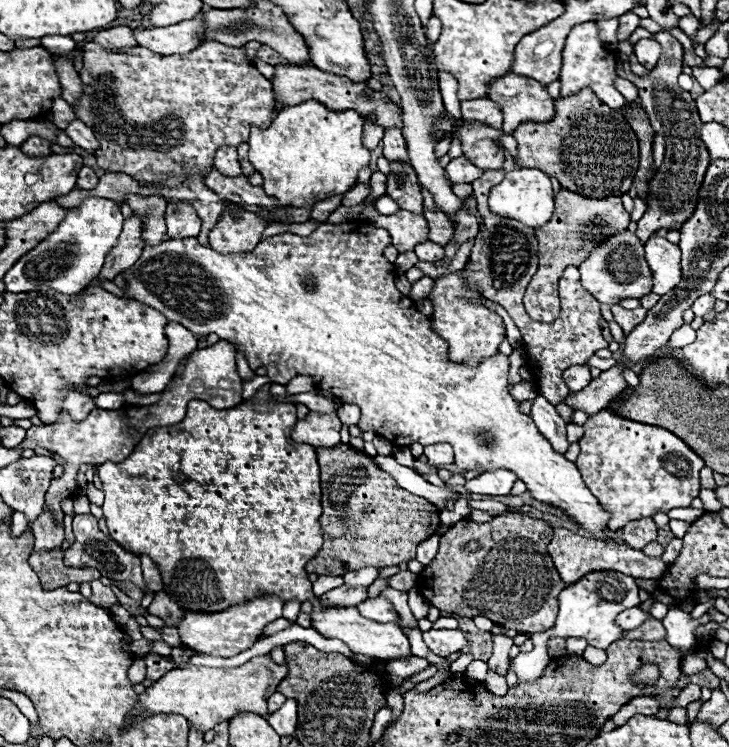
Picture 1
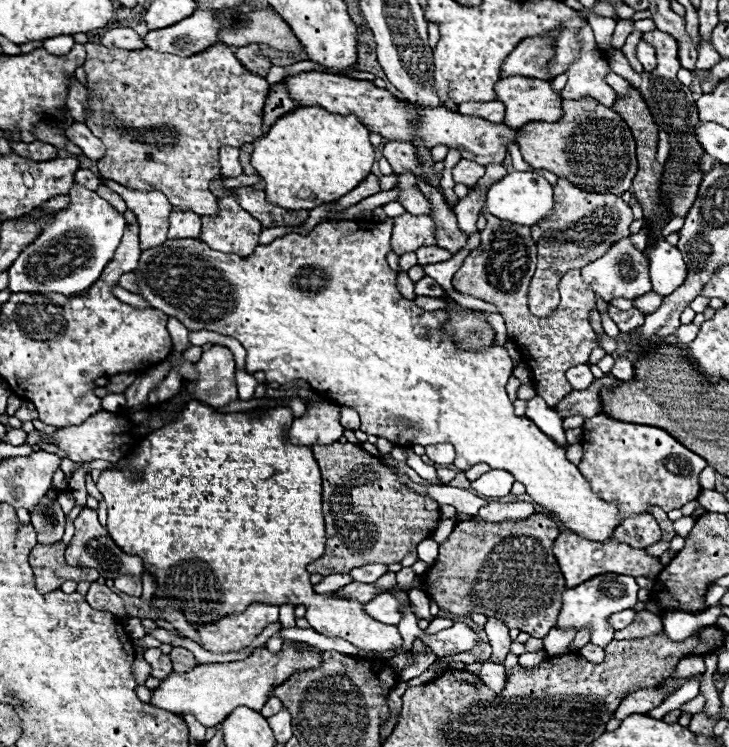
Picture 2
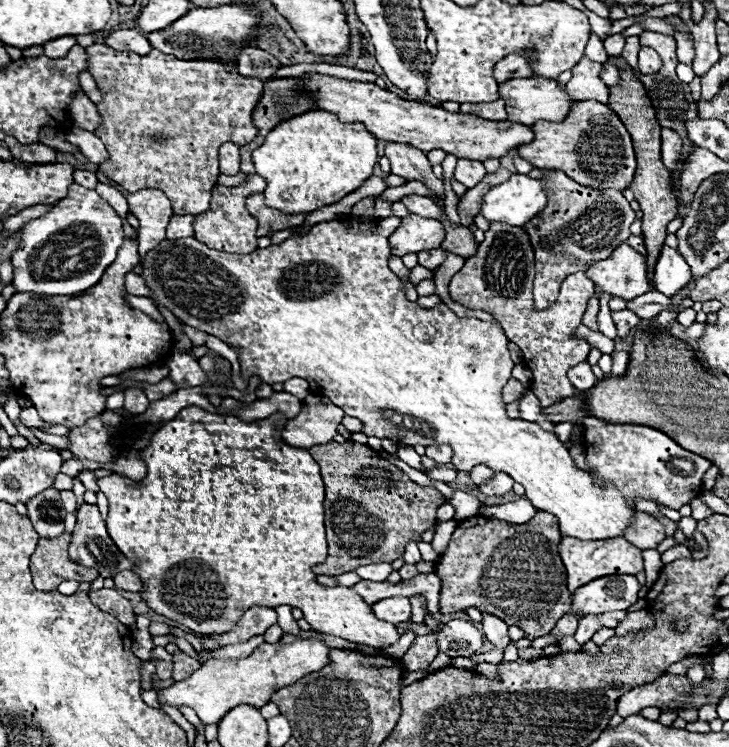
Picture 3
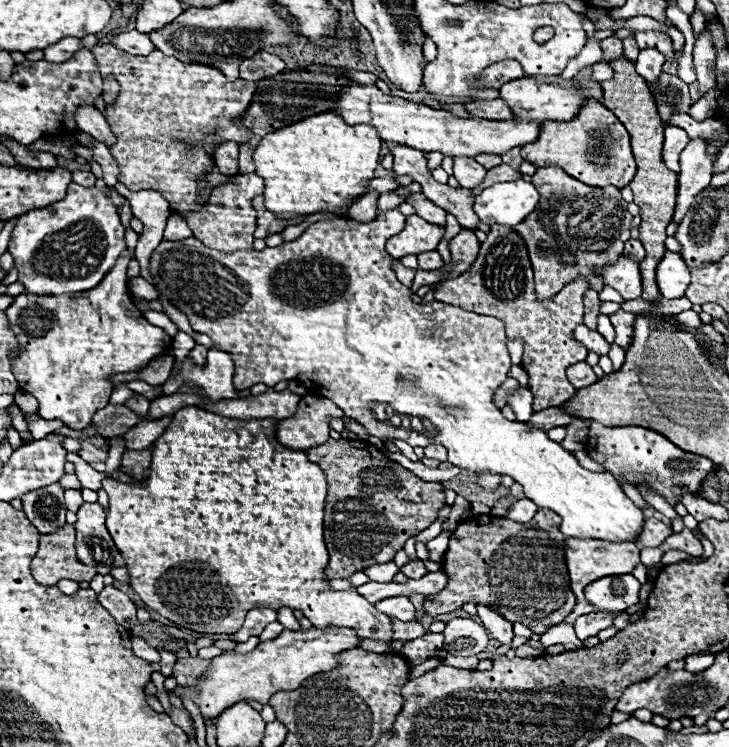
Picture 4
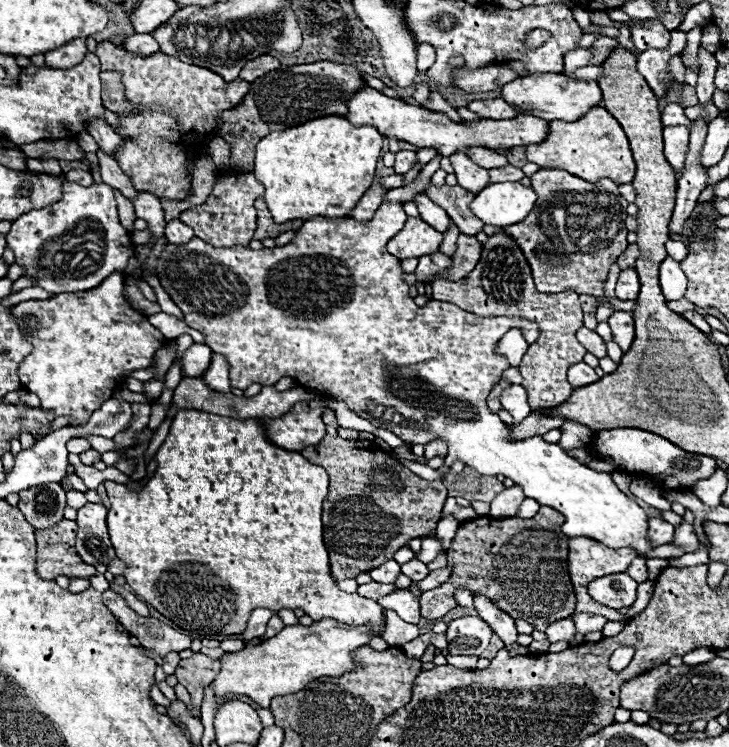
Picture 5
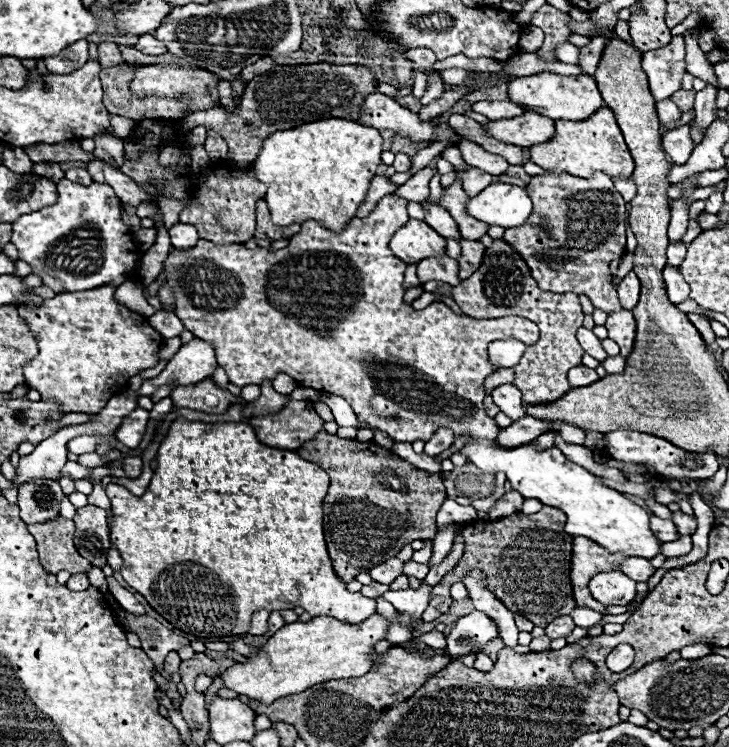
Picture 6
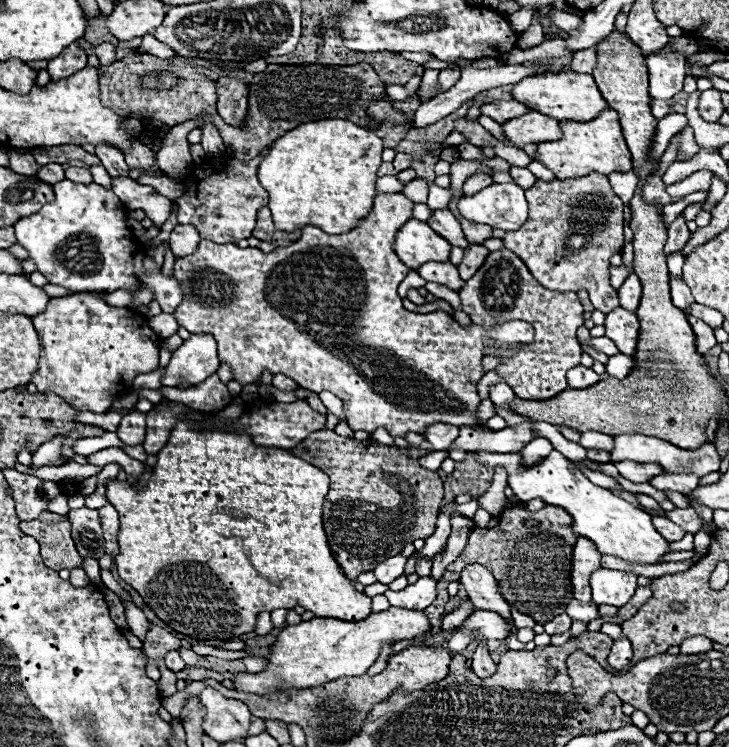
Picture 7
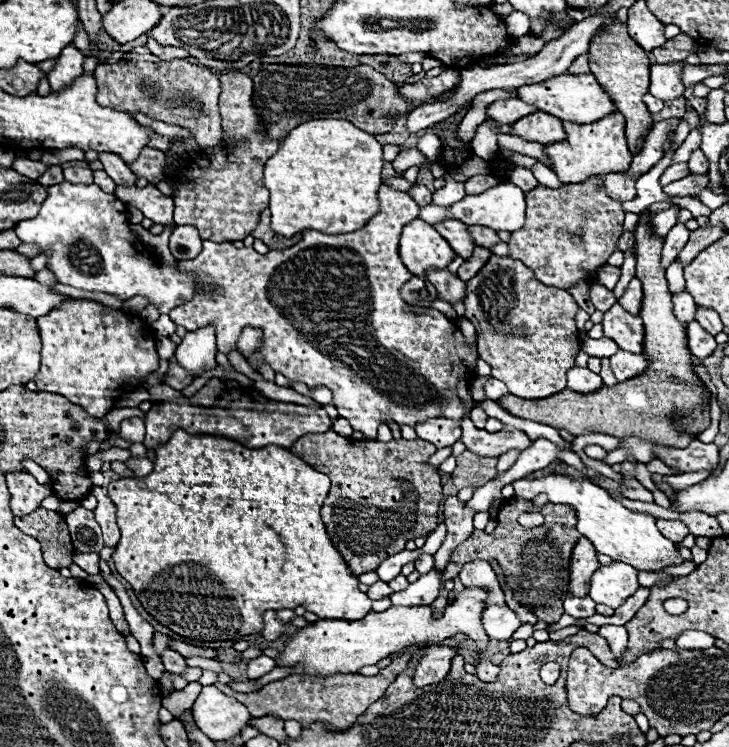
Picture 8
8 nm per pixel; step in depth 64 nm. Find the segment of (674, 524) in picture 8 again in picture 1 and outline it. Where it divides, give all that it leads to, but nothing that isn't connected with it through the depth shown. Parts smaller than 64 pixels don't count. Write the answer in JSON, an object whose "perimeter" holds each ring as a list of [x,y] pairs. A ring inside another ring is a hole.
{"perimeter":[[[640,518],[640,520],[632,520],[628,522],[624,528],[620,528],[620,532],[606,530],[608,539],[620,540],[636,550],[642,550],[646,544],[654,542],[658,538],[658,528],[654,524],[652,518]]]}

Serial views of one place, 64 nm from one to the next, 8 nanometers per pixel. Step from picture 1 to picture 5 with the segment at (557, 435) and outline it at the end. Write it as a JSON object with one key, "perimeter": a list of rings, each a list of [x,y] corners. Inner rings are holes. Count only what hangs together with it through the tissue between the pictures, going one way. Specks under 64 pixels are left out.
{"perimeter":[[[512,384],[512,386],[508,386],[508,388],[502,390],[500,404],[502,404],[504,410],[508,410],[512,414],[514,422],[524,420],[532,412],[532,408],[528,406],[526,390],[522,386],[518,386],[518,384]]]}

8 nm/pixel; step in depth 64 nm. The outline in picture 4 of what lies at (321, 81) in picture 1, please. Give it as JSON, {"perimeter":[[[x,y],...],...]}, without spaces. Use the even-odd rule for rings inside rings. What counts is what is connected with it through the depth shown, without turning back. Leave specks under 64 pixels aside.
{"perimeter":[[[350,84],[336,98],[338,114],[348,124],[370,124],[386,142],[406,144],[422,152],[442,152],[444,156],[476,156],[476,154],[504,154],[516,146],[536,142],[540,138],[540,122],[536,120],[480,120],[458,118],[448,110],[436,110],[424,104],[414,104],[398,96],[382,94],[376,86]]]}

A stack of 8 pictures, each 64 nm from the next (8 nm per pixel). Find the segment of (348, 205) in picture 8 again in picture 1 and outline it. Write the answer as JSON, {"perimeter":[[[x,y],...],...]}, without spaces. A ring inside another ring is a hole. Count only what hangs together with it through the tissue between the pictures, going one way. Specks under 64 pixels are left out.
{"perimeter":[[[308,100],[280,110],[266,130],[252,126],[248,140],[250,144],[248,158],[252,166],[262,174],[264,178],[262,188],[268,192],[268,196],[276,196],[280,204],[296,204],[296,208],[300,208],[300,204],[316,204],[320,200],[344,194],[352,186],[356,186],[358,172],[370,164],[370,150],[362,142],[362,132],[364,120],[354,110],[332,112],[320,102]]]}

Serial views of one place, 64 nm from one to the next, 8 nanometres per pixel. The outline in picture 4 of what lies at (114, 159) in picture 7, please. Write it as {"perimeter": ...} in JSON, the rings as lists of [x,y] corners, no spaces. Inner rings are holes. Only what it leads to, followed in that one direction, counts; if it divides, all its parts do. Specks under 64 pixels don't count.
{"perimeter":[[[80,106],[76,110],[76,124],[80,132],[90,134],[92,138],[100,140],[102,144],[110,146],[116,142],[116,136],[112,136],[110,124],[106,122],[106,118],[92,106]]]}

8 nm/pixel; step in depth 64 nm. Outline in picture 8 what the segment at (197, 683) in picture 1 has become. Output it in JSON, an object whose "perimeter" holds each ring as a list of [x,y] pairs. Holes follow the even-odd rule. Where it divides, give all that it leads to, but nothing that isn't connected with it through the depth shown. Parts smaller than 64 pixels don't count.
{"perimeter":[[[464,588],[454,594],[452,604],[446,604],[444,612],[436,620],[430,606],[392,606],[386,612],[370,612],[360,620],[320,620],[288,638],[276,666],[292,666],[292,674],[304,676],[356,674],[362,666],[376,664],[388,654],[400,654],[408,646],[432,646],[456,634],[466,634],[476,640],[477,653],[481,656],[489,645],[489,637],[480,620],[486,610],[486,598],[484,588]],[[480,662],[480,664],[476,666],[476,676],[478,676],[480,680],[484,680],[484,682],[496,680],[496,678],[498,678],[498,672],[500,672],[500,668],[494,666],[494,664],[490,664],[490,662]]]}

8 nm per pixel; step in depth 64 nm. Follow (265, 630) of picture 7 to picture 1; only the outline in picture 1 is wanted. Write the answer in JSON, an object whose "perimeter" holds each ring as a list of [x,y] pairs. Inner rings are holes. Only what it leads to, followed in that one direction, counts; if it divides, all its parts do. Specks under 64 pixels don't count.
{"perimeter":[[[258,596],[248,600],[242,606],[232,606],[224,612],[216,612],[216,614],[200,614],[200,612],[186,612],[184,620],[180,622],[180,638],[182,644],[194,650],[200,650],[204,654],[210,656],[236,656],[244,650],[248,650],[262,634],[264,626],[278,620],[282,616],[282,606],[284,602],[278,600],[276,596]]]}

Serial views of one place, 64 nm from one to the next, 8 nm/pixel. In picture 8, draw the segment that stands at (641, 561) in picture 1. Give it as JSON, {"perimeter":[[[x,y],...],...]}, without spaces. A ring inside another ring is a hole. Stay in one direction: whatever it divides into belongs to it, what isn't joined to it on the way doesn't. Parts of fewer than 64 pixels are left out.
{"perimeter":[[[580,538],[578,544],[572,550],[572,558],[570,558],[570,594],[572,596],[588,596],[590,590],[590,578],[592,572],[596,572],[598,568],[598,558],[596,558],[596,550],[590,544],[590,540]]]}

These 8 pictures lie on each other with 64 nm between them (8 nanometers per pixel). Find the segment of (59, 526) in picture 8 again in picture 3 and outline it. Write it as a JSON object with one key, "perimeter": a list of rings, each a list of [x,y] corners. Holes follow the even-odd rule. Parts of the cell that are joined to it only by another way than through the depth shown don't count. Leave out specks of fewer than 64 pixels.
{"perimeter":[[[64,532],[52,540],[40,538],[36,552],[30,558],[30,572],[38,590],[54,590],[62,580],[92,582],[98,572],[96,568],[84,568],[70,560],[68,546],[72,534]]]}

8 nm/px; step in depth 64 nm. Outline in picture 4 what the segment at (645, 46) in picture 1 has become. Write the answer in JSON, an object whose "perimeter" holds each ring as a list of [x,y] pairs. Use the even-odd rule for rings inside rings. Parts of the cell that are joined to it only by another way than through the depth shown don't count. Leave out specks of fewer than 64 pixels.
{"perimeter":[[[654,48],[640,50],[640,56],[636,58],[636,72],[638,72],[642,78],[646,78],[646,82],[656,82],[658,76],[660,76],[660,72],[662,72],[662,66],[664,66],[664,64],[658,66],[656,60],[658,60],[658,62],[666,62],[666,58],[664,58],[658,50],[654,50]]]}

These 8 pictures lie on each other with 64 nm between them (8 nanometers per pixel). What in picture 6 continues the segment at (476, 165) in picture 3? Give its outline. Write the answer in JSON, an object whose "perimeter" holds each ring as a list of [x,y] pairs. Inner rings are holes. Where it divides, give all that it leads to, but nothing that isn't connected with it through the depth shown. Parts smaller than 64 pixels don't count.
{"perimeter":[[[446,148],[446,150],[442,150],[442,158],[444,160],[448,160],[452,166],[464,166],[464,160],[462,160],[462,154],[460,154],[460,150],[458,148]],[[466,168],[462,172],[462,184],[464,184],[464,190],[468,196],[476,196],[476,192],[482,192],[482,188],[492,184],[492,182],[494,182],[494,176],[486,174],[484,170]]]}

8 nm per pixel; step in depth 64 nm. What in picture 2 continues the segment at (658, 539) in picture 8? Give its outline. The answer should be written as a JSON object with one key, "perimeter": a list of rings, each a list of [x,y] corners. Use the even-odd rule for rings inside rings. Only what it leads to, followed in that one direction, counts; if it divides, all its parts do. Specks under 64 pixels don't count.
{"perimeter":[[[386,218],[384,222],[362,222],[362,220],[320,222],[320,224],[314,226],[314,230],[308,236],[288,234],[284,238],[276,238],[268,246],[258,246],[250,256],[216,252],[216,250],[208,248],[204,242],[200,242],[196,238],[166,240],[164,244],[160,244],[156,248],[148,248],[148,250],[142,252],[140,264],[134,270],[134,274],[138,276],[138,286],[142,288],[140,296],[144,296],[150,302],[152,308],[162,310],[164,314],[178,318],[188,330],[210,330],[210,332],[218,332],[222,336],[232,336],[238,342],[242,342],[242,346],[248,352],[246,354],[246,364],[244,364],[248,374],[264,372],[268,384],[272,384],[272,382],[286,384],[290,380],[304,378],[316,394],[328,398],[330,402],[334,402],[338,406],[354,408],[358,412],[360,420],[362,420],[362,426],[360,426],[362,432],[372,434],[372,436],[380,436],[380,438],[388,438],[396,446],[414,446],[414,444],[430,446],[430,444],[450,442],[456,448],[454,464],[456,464],[458,470],[470,470],[478,462],[486,462],[492,470],[506,470],[518,482],[522,482],[526,486],[526,492],[530,494],[530,498],[536,504],[540,504],[544,510],[554,514],[568,530],[572,530],[580,538],[594,540],[594,542],[604,542],[604,540],[612,538],[612,532],[622,522],[616,504],[600,500],[600,496],[596,496],[596,492],[592,492],[588,480],[566,458],[566,448],[564,446],[558,446],[550,436],[540,432],[540,428],[536,428],[536,424],[532,420],[528,420],[524,416],[514,416],[514,406],[508,400],[506,390],[504,390],[508,378],[512,376],[512,368],[514,368],[514,362],[508,356],[506,346],[500,346],[498,342],[494,342],[492,348],[486,348],[486,350],[480,350],[480,352],[464,352],[462,348],[458,348],[454,338],[448,332],[444,332],[444,324],[448,322],[448,312],[446,310],[426,312],[426,310],[418,308],[412,300],[406,300],[398,292],[398,288],[396,288],[396,272],[390,270],[390,266],[386,262],[386,254],[392,250],[390,248],[390,232],[392,232],[392,218]]]}

